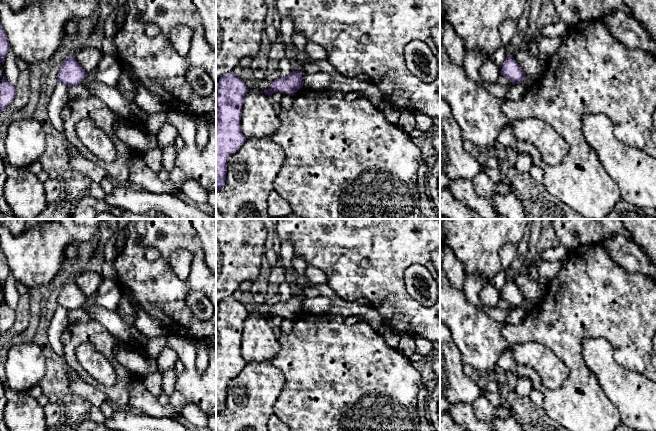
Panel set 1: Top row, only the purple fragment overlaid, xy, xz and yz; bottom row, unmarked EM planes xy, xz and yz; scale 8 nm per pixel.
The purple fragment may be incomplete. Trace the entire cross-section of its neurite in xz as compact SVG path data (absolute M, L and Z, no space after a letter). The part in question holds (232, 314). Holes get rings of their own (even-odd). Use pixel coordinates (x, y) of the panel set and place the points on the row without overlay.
M233 295L220 301L216 319L216 415L226 405L228 382L246 365L240 352L242 329L249 313Z

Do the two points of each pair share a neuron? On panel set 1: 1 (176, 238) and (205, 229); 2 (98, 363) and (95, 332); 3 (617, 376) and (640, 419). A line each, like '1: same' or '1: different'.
1: different
2: different
3: same

